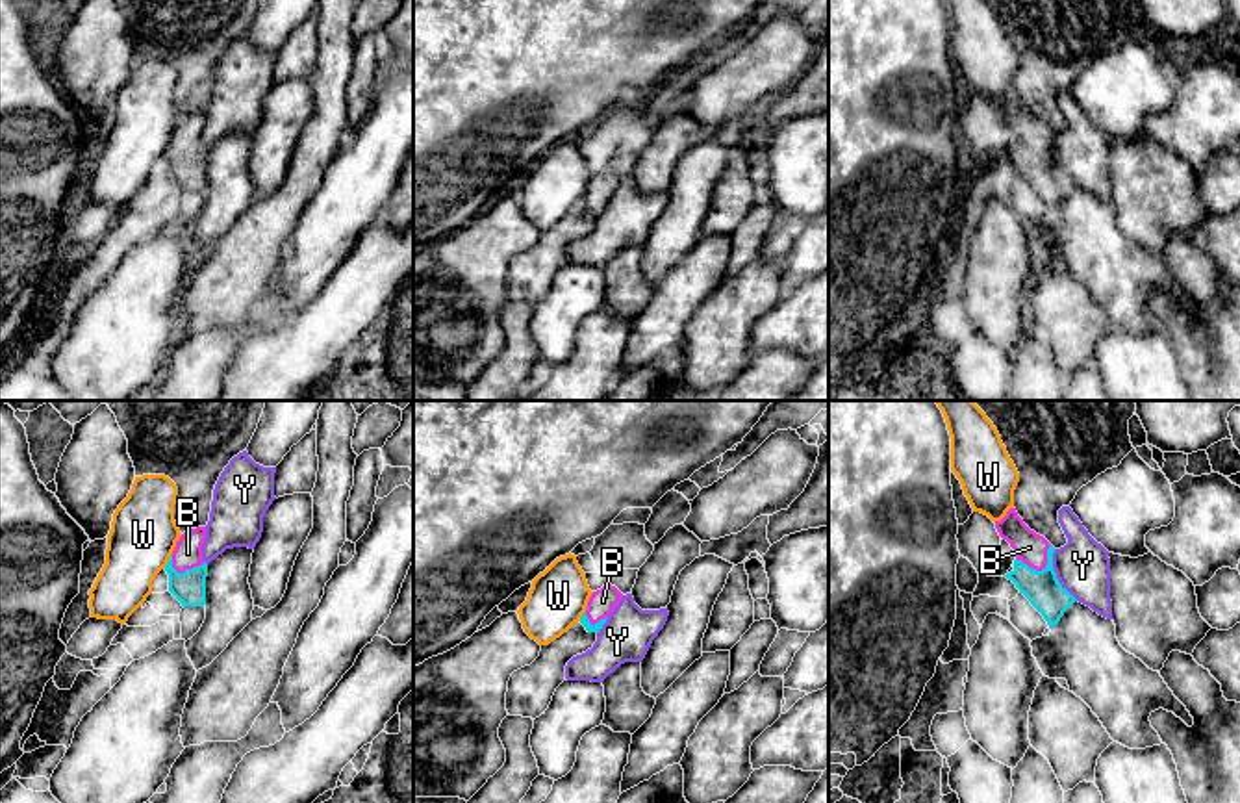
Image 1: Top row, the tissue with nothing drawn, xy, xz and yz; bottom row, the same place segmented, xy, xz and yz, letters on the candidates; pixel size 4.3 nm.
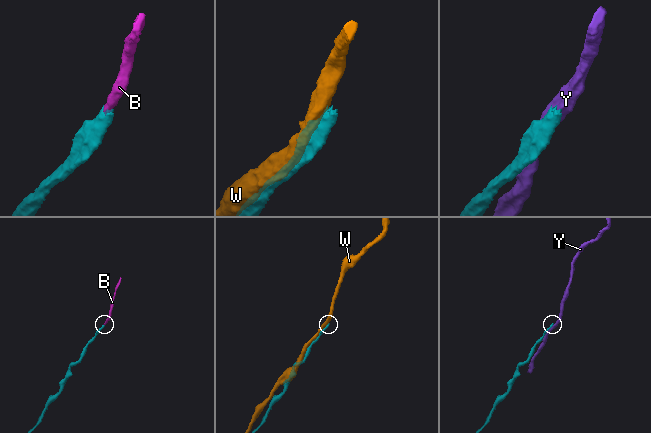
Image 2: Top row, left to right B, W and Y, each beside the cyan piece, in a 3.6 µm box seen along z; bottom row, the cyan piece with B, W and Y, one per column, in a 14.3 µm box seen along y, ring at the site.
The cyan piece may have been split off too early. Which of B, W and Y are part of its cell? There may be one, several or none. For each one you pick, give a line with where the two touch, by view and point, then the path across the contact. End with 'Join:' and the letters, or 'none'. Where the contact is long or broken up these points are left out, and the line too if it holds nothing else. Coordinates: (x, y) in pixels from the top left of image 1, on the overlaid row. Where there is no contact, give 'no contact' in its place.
B: contact yz (1042, 570); way yz (1042, 588), (1042, 570), (1033, 560), (1029, 548)
Join: B

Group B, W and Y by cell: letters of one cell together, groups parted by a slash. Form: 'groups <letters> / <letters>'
groups B / W / Y

